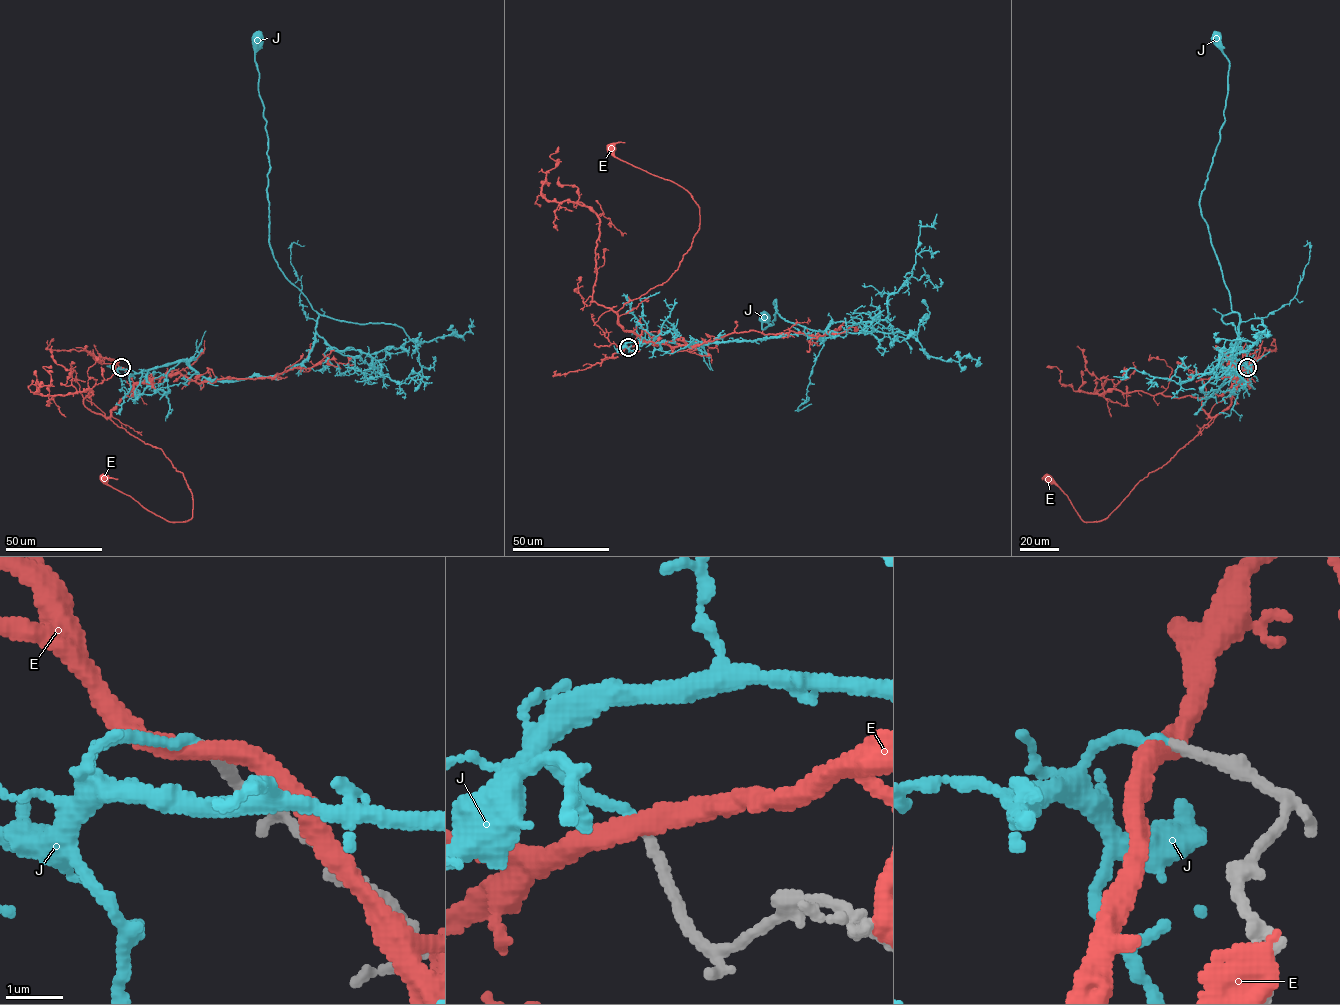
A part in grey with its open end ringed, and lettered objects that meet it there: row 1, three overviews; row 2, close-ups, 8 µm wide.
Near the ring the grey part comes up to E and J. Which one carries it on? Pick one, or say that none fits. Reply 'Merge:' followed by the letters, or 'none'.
Merge: J

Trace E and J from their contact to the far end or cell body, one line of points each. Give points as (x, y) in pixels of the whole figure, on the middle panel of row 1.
E: (628, 347), (640, 337), (623, 329), (617, 312), (678, 269), (700, 207), (610, 148)
J: (628, 347), (801, 334), (825, 339), (784, 319), (776, 299), (773, 324), (763, 329), (764, 316)

